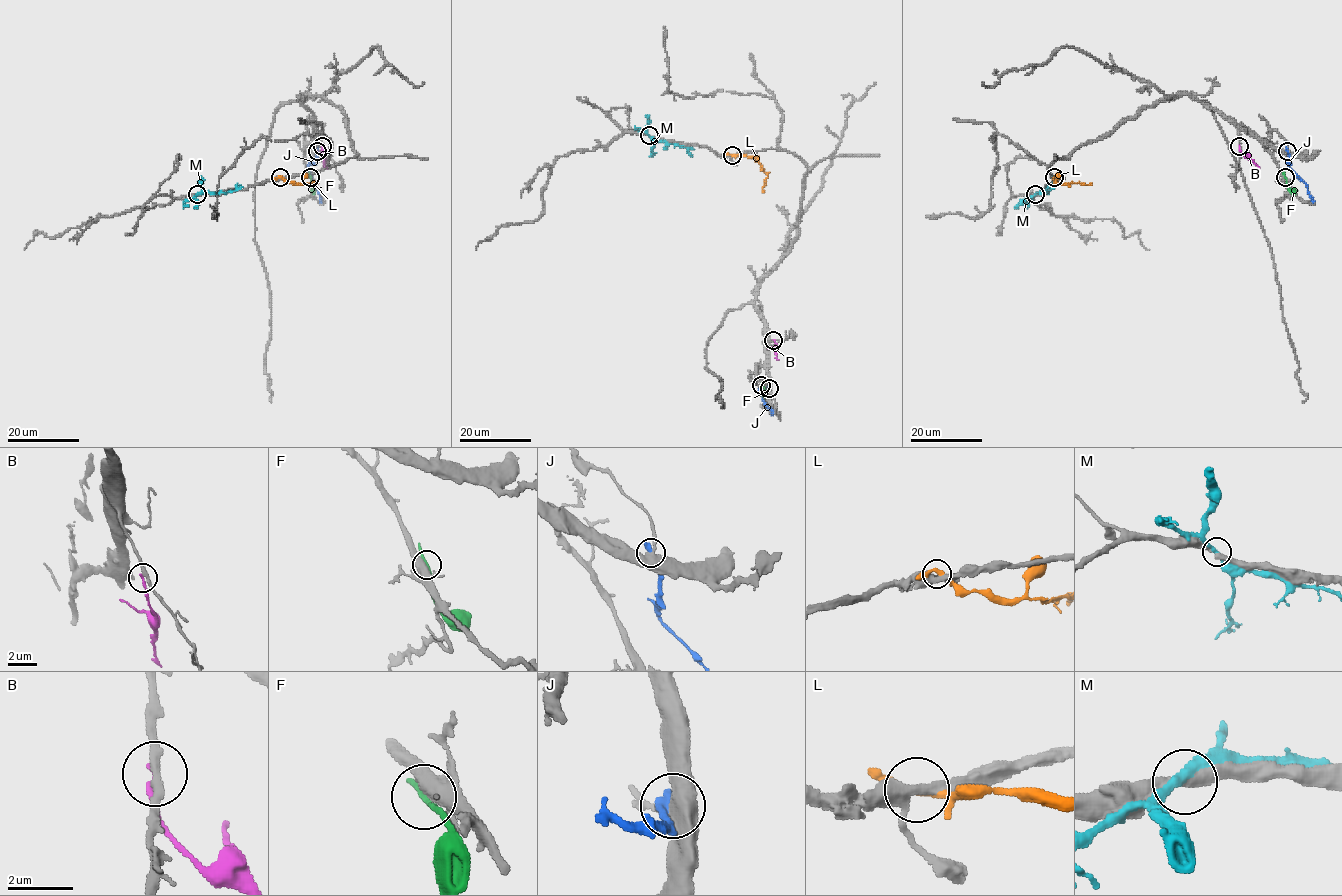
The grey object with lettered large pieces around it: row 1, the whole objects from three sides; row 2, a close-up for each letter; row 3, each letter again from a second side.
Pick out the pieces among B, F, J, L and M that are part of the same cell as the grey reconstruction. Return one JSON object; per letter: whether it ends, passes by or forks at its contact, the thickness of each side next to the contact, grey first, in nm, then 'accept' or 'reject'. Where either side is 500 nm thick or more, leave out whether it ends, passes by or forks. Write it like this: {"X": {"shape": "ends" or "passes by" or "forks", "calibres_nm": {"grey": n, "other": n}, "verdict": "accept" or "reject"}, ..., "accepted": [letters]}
{"B": {"shape": "ends", "calibres_nm": {"grey": 240, "other": 190}, "verdict": "accept"}, "F": {"shape": "passes by", "calibres_nm": {"grey": 480, "other": 140}, "verdict": "reject"}, "J": {"shape": "ends", "calibres_nm": {"grey": 440, "other": 440}, "verdict": "reject"}, "L": {"shape": "passes by", "calibres_nm": {"grey": 340, "other": 240}, "verdict": "reject"}, "M": {"shape": "passes by", "calibres_nm": {"grey": 320, "other": 300}, "verdict": "reject"}, "accepted": ["B"]}

